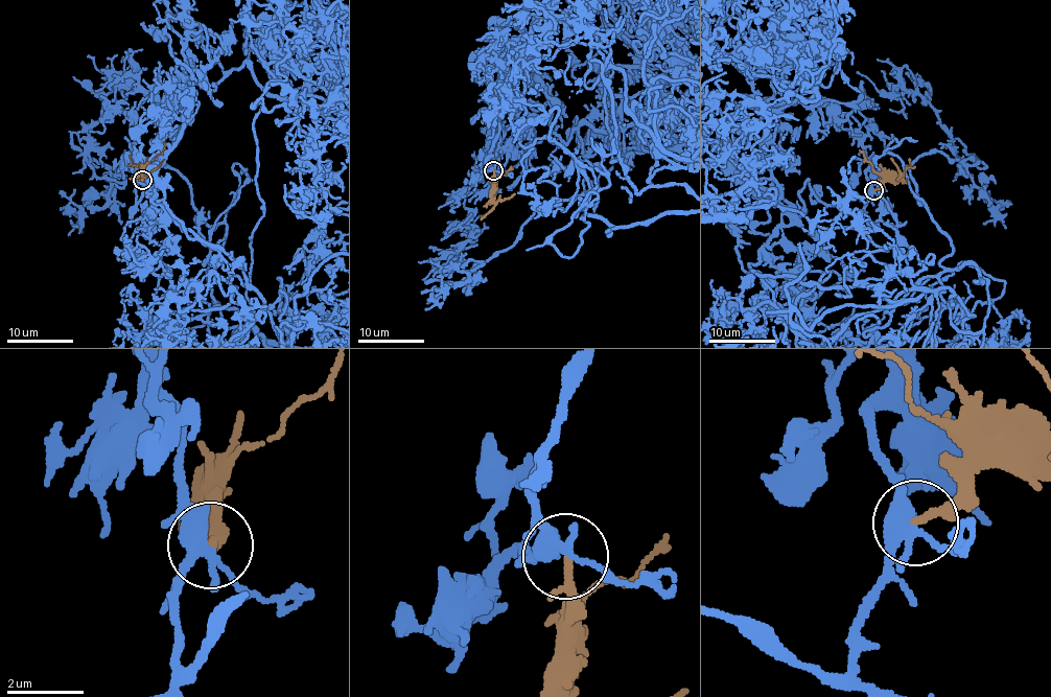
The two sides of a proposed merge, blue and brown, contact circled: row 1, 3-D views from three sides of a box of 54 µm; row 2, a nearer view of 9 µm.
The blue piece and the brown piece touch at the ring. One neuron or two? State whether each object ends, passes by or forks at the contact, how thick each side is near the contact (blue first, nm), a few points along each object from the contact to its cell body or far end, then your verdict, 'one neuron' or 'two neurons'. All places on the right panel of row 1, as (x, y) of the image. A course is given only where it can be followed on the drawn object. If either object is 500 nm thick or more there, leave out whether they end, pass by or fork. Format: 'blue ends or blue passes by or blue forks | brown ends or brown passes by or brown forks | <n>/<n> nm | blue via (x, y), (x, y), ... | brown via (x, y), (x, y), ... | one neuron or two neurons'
blue forks | brown passes by | 320/160 nm | brown via (873, 190), (904, 175), (910, 159) | one neuron

